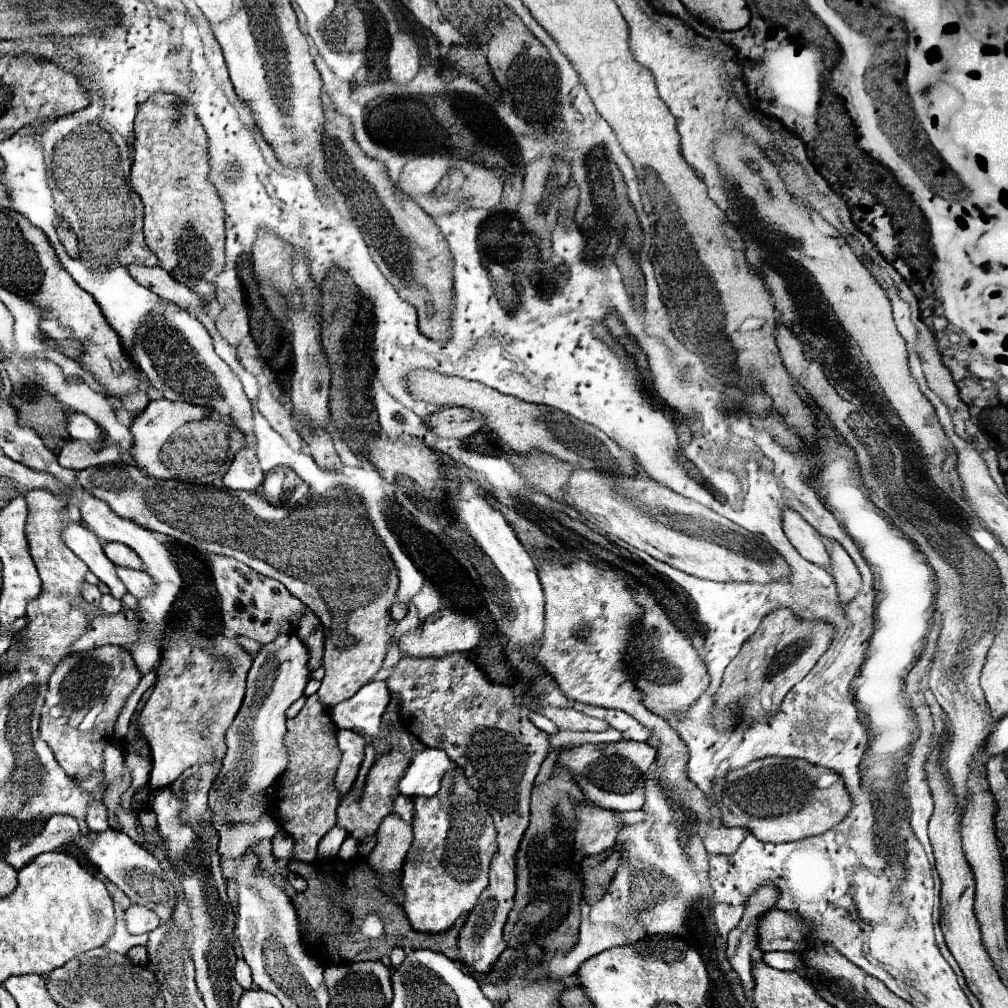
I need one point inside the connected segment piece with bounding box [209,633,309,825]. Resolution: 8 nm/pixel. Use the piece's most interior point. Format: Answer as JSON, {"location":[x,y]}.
{"location":[256,757]}

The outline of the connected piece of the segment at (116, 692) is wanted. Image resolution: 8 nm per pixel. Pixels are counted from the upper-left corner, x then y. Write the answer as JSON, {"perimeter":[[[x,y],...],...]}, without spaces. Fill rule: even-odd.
{"perimeter":[[[117,645],[71,653],[53,671],[41,711],[39,737],[49,745],[55,761],[75,785],[81,785],[85,775],[103,771],[103,749],[113,741],[115,721],[139,679],[141,675],[129,651]],[[55,707],[61,709],[59,717],[55,717]]]}

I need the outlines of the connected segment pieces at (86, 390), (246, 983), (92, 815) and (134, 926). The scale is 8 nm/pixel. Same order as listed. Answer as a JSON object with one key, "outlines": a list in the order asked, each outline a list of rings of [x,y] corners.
{"outlines":[[[[35,361],[35,367],[45,379],[45,389],[53,393],[67,409],[87,413],[109,437],[113,437],[123,449],[131,447],[131,433],[127,425],[121,425],[109,405],[109,401],[93,391],[85,383],[75,383],[63,377],[57,365],[47,361]]],[[[239,959],[237,961],[237,965],[235,965],[235,977],[237,977],[237,983],[243,987],[243,989],[251,989],[251,969],[249,969],[249,965],[243,961],[243,959]]],[[[99,797],[93,803],[93,807],[89,809],[85,821],[87,821],[91,831],[105,831],[105,829],[109,829],[109,825],[107,825],[107,813],[105,813],[105,807],[99,803]]],[[[135,903],[125,911],[125,919],[127,919],[129,933],[133,933],[133,935],[149,933],[159,925],[159,917],[153,911],[149,911],[147,907],[135,905]]]]}

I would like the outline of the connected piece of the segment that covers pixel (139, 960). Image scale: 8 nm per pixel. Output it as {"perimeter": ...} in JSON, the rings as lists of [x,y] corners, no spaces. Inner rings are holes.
{"perimeter":[[[137,945],[137,947],[129,949],[127,957],[129,957],[133,963],[137,963],[137,965],[147,965],[147,949],[145,949],[143,945]]]}

